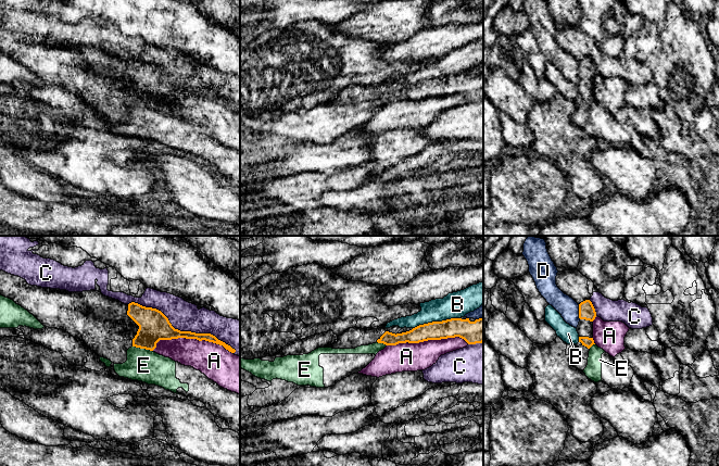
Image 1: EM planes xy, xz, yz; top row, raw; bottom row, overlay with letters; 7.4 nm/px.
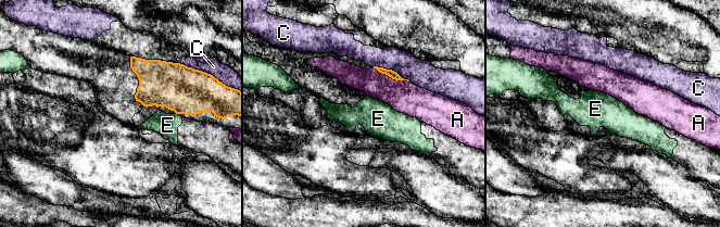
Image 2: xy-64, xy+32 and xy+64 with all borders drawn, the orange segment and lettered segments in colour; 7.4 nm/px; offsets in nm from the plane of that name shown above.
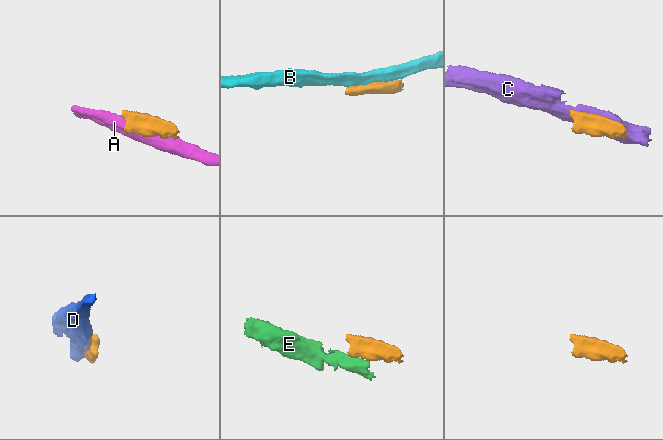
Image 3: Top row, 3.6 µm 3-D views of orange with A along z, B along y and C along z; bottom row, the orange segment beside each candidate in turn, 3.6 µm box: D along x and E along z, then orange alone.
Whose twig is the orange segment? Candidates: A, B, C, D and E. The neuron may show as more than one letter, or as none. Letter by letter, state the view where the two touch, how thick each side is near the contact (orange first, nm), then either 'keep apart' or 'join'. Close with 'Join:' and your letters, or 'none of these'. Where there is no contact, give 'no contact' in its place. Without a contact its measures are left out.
A: xy | 170/240 nm | keep apart
B: xz | 150/190 nm | keep apart
C: xy | 220/220 nm | keep apart
D: yz | 120/150 nm | keep apart
E: xy | 220/240 nm | keep apart
Join: none of these

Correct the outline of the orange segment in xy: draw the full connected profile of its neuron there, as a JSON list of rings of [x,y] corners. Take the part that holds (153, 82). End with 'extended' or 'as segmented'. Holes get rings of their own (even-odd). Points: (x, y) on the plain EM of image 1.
[[[0,27],[0,51],[13,56],[33,71],[43,83],[62,86],[84,98],[101,114],[114,121],[127,117],[127,106],[131,103],[153,108],[160,97],[178,95],[205,97],[235,110],[236,106],[211,90],[195,90],[175,86],[168,75],[159,66],[131,59],[124,61],[96,47],[68,49],[66,47],[30,42],[25,36]]]; extended

